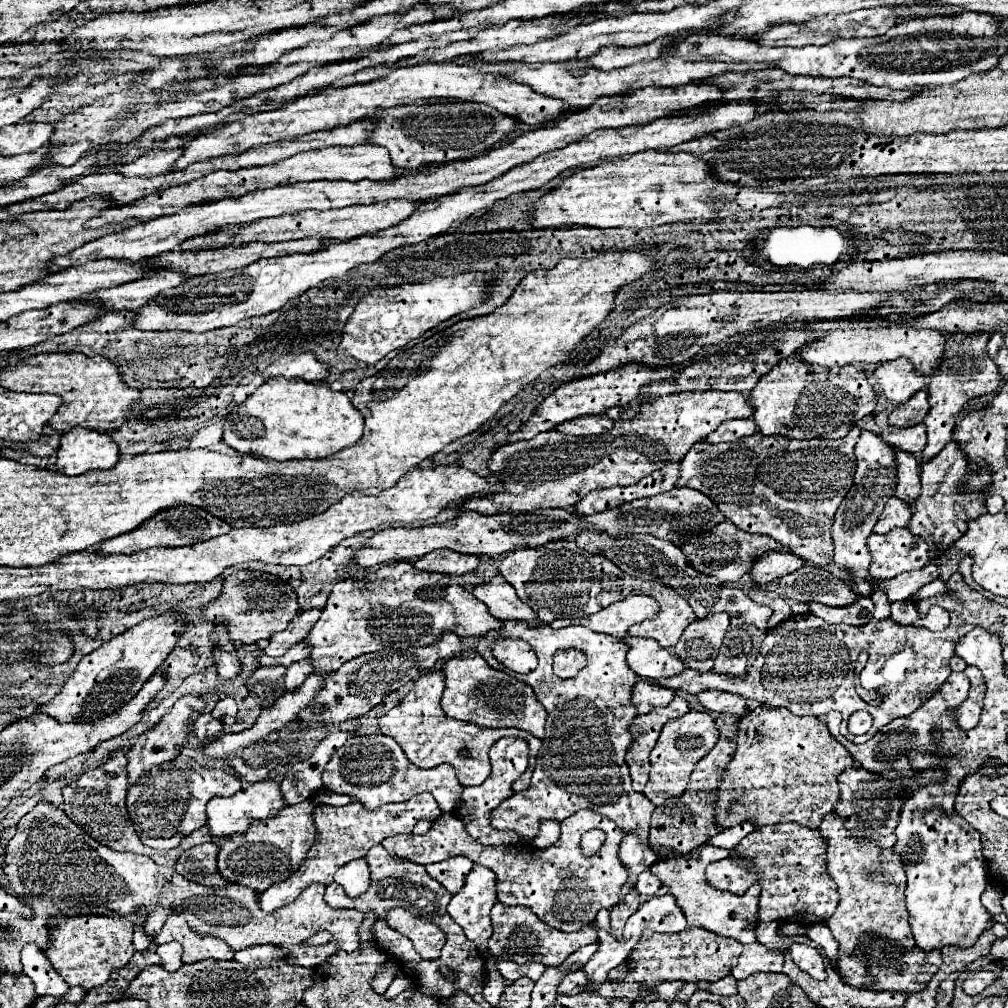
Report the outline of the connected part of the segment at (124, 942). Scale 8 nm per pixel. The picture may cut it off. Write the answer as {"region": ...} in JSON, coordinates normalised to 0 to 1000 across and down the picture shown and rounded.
{"region":[[[73,909],[50,919],[50,937],[44,948],[52,954],[54,962],[65,972],[67,978],[79,978],[83,982],[105,976],[111,962],[121,960],[133,948],[131,937],[133,917],[125,909]]]}

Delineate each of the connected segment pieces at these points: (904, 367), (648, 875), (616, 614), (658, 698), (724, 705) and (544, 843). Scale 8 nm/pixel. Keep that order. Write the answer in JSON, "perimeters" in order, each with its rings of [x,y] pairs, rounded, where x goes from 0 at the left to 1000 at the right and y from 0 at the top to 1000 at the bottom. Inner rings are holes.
{"perimeters":[[[[891,355],[885,359],[877,359],[867,369],[867,377],[873,385],[873,389],[881,395],[885,401],[899,399],[905,391],[915,387],[917,373],[907,367],[905,359],[901,355]]],[[[641,863],[641,865],[637,865],[637,867],[633,869],[633,875],[631,875],[629,881],[631,881],[637,889],[649,889],[649,885],[655,881],[655,873],[651,873],[645,863]]],[[[623,591],[621,595],[605,599],[603,603],[585,609],[583,613],[575,613],[573,617],[589,627],[599,627],[609,633],[621,633],[627,619],[649,611],[651,605],[653,599],[645,591]]],[[[637,675],[631,679],[629,683],[629,688],[627,688],[627,696],[629,700],[633,702],[633,708],[639,708],[651,700],[663,700],[669,692],[669,685],[665,683],[659,683],[655,679],[649,679],[649,677],[643,677],[643,675]]],[[[700,685],[692,688],[694,698],[710,708],[726,708],[726,710],[738,710],[744,702],[740,698],[740,692],[724,688],[724,687],[714,687],[714,685]]],[[[540,815],[536,821],[536,827],[530,831],[530,839],[544,841],[556,831],[556,815]]]]}

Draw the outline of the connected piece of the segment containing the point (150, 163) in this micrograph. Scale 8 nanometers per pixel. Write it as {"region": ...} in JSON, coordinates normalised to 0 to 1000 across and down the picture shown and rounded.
{"region":[[[175,147],[175,149],[149,149],[143,155],[139,155],[137,159],[127,161],[123,165],[117,165],[115,171],[125,176],[151,176],[155,173],[163,173],[169,169],[171,159],[175,155],[179,155],[179,151],[181,151],[181,147]]]}

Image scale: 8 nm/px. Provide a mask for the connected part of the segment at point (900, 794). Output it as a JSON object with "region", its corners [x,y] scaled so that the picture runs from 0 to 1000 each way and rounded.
{"region":[[[841,762],[831,770],[831,778],[833,778],[833,792],[829,796],[829,808],[835,810],[835,813],[839,815],[839,821],[845,825],[845,829],[849,831],[861,831],[861,833],[869,833],[875,841],[885,841],[889,837],[889,827],[887,821],[893,815],[893,806],[895,806],[895,798],[901,792],[903,786],[899,784],[889,784],[887,780],[881,778],[879,772],[857,764],[857,762]]]}

